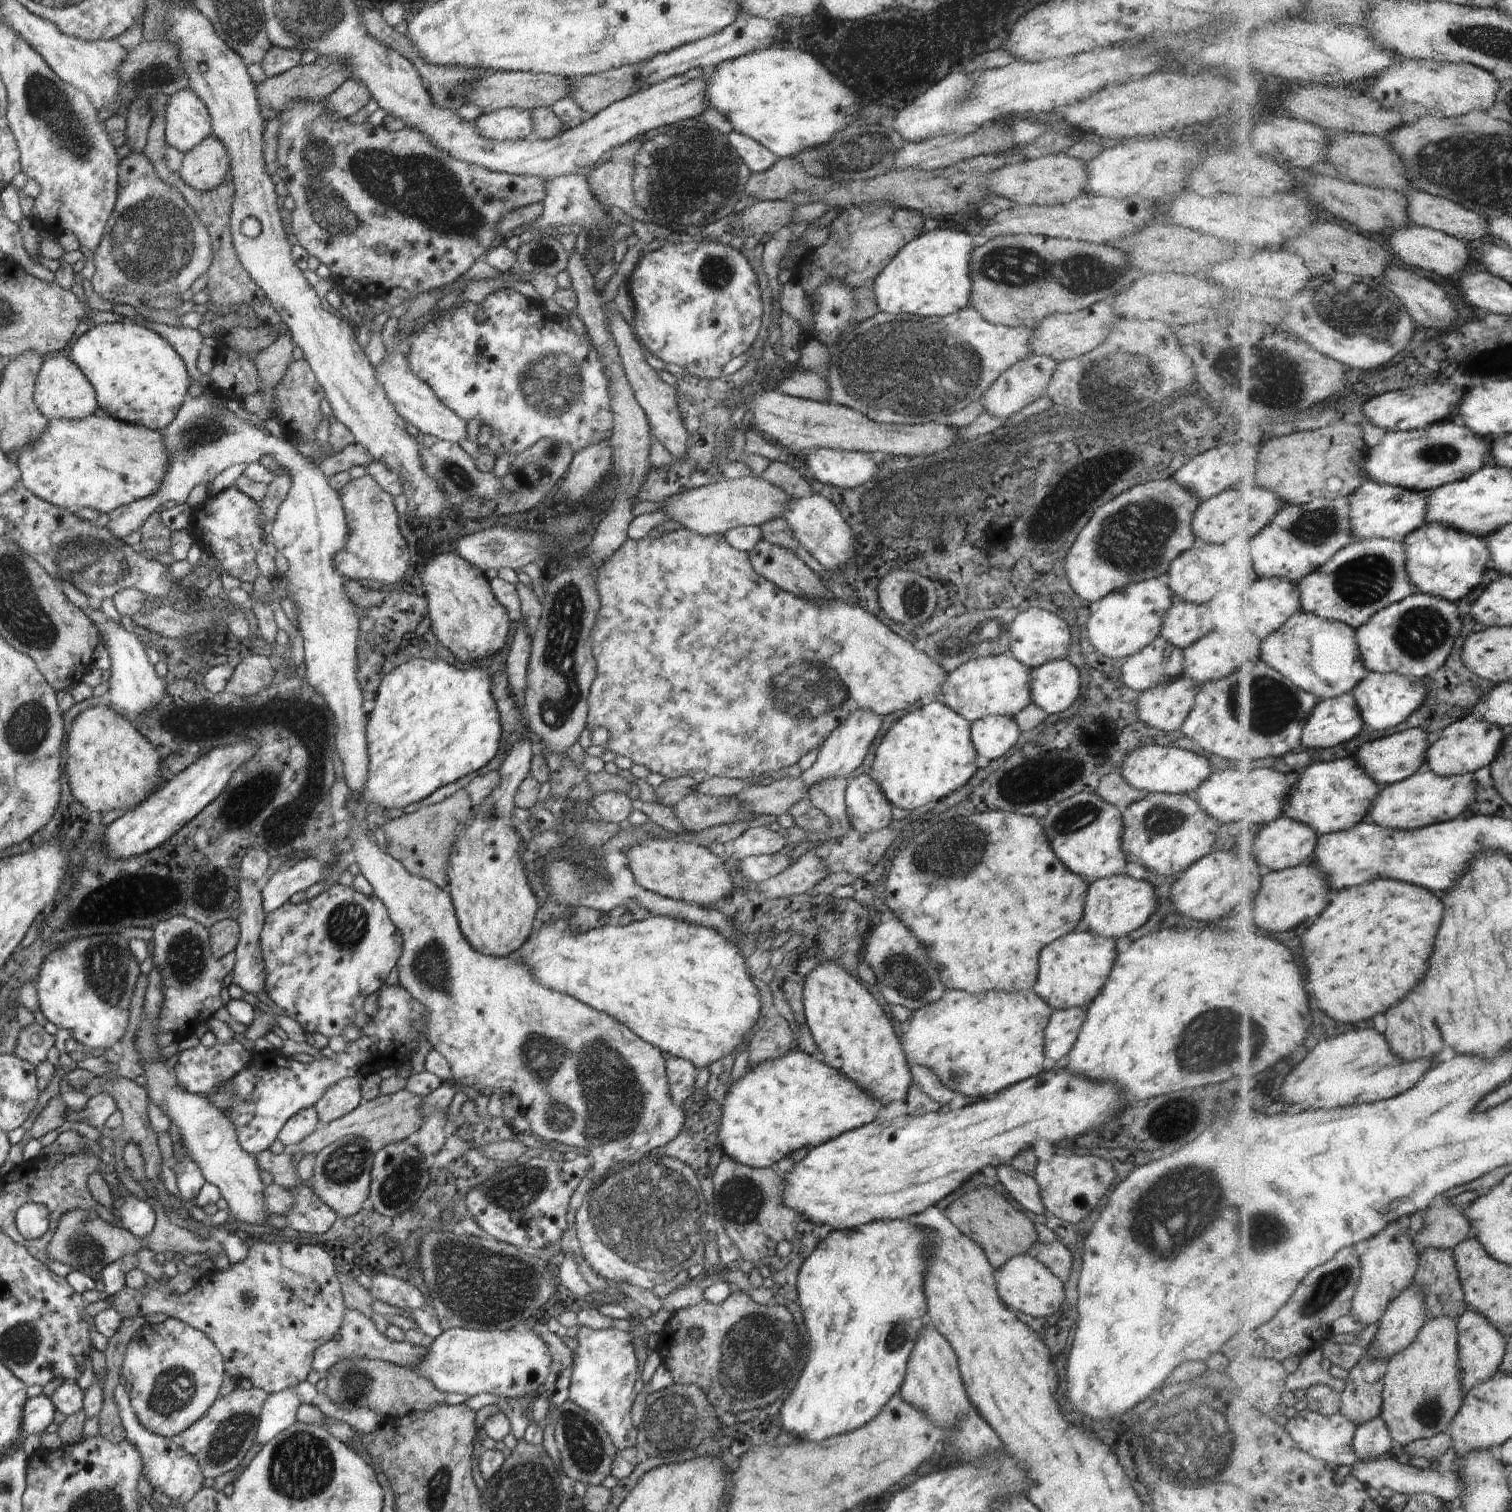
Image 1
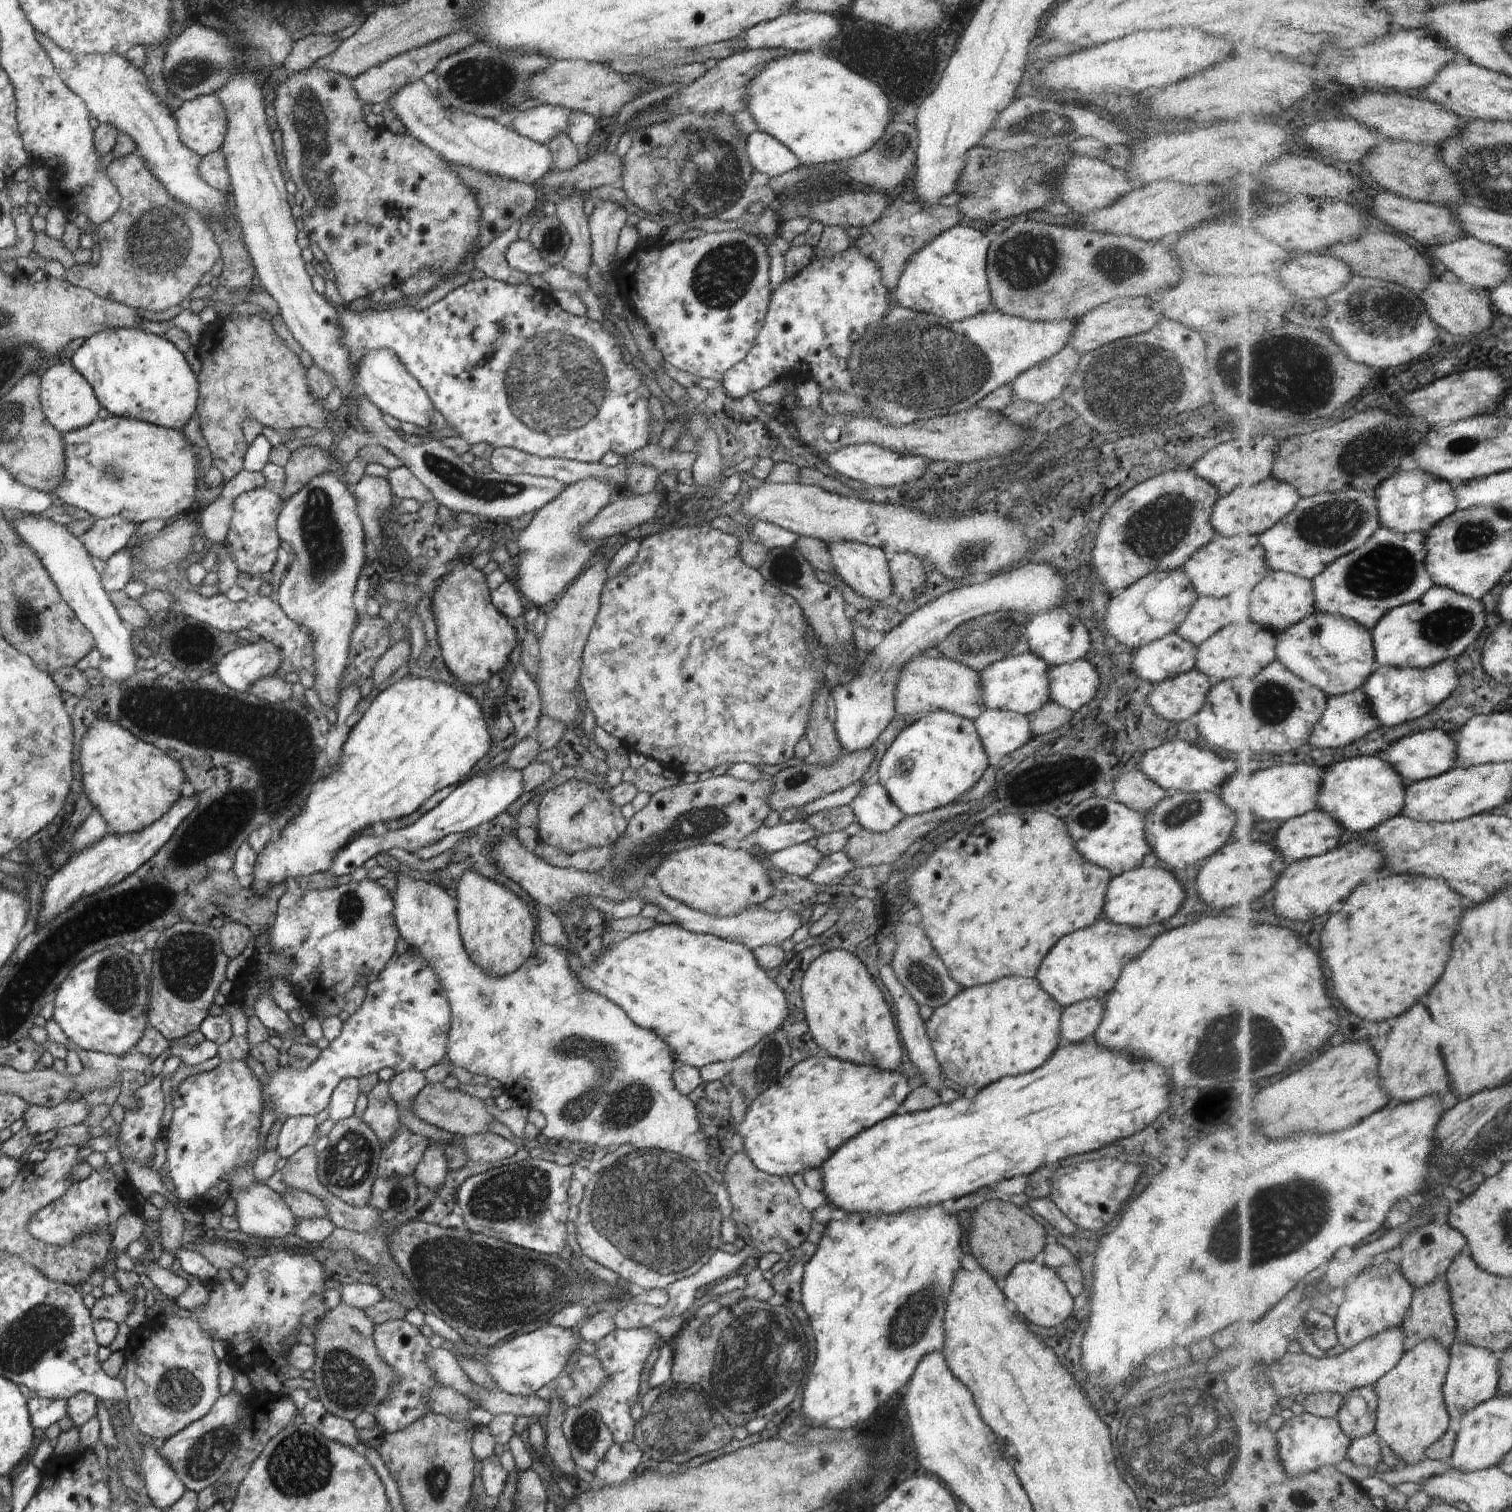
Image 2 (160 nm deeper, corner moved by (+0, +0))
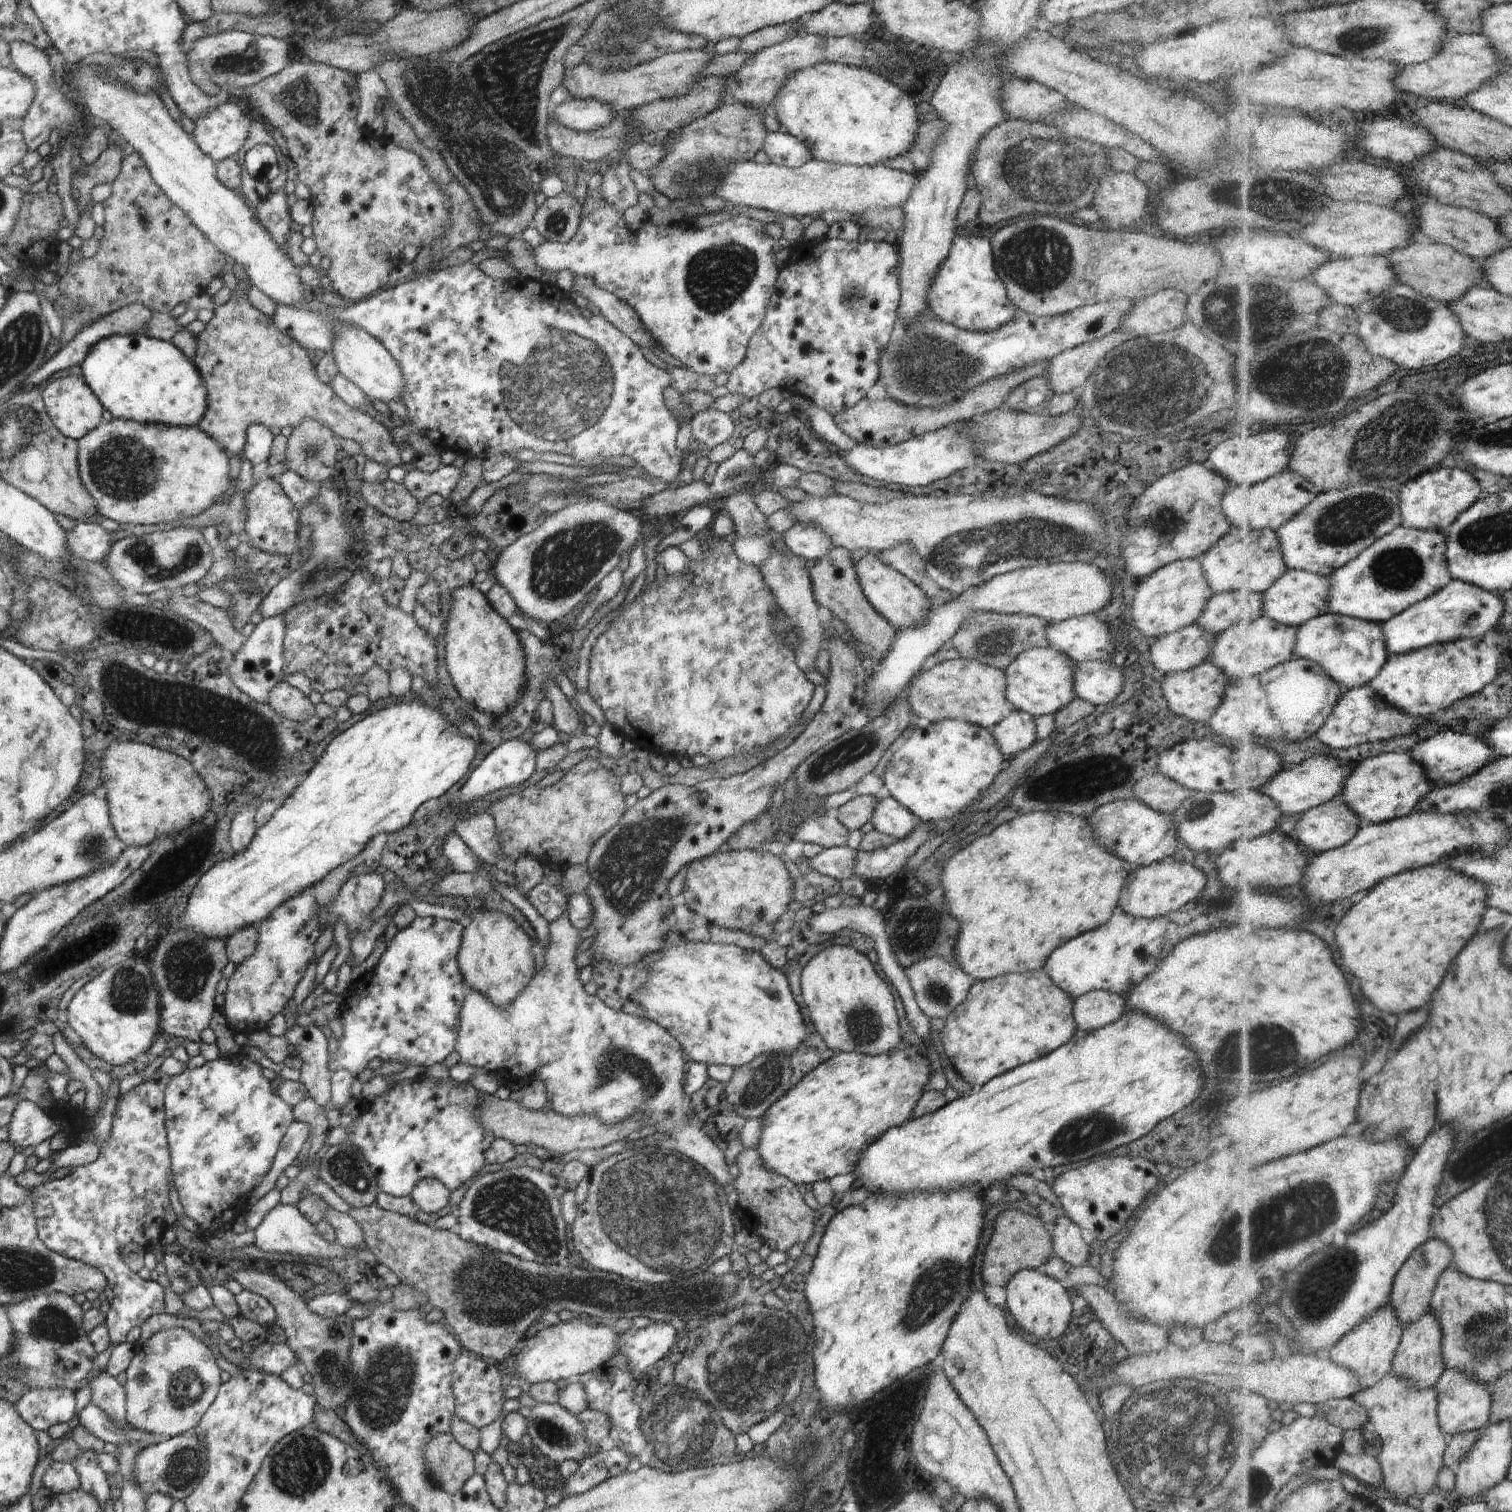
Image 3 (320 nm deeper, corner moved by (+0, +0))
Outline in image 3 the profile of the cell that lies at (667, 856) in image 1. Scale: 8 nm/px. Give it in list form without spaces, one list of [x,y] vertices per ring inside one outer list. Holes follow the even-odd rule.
[[[748,850],[718,851],[712,856],[697,859],[693,867],[688,867],[686,880],[682,889],[682,896],[685,906],[695,915],[704,921],[711,921],[718,927],[728,928],[730,930],[746,930],[748,926],[754,924],[767,923],[773,926],[778,918],[786,912],[789,904],[793,900],[795,893],[795,884],[784,861],[770,851]]]

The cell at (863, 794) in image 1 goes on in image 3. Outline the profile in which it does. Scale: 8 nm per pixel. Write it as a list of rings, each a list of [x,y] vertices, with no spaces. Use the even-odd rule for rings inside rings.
[[[887,793],[879,796],[871,822],[876,831],[897,841],[904,840],[920,824],[915,814]]]

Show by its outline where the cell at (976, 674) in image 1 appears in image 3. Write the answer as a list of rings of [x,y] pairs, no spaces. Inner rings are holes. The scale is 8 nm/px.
[[[1034,647],[1021,652],[1003,670],[1007,699],[1016,710],[1030,713],[1033,717],[1054,714],[1077,698],[1073,685],[1076,665],[1076,661],[1054,647]]]

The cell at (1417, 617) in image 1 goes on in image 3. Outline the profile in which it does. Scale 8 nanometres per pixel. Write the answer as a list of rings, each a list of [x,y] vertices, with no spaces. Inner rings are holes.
[[[1454,580],[1440,592],[1381,625],[1385,628],[1389,654],[1398,656],[1420,652],[1422,648],[1432,648],[1434,644],[1452,644],[1458,640],[1482,640],[1497,628],[1504,614],[1506,602],[1498,594],[1463,580]]]

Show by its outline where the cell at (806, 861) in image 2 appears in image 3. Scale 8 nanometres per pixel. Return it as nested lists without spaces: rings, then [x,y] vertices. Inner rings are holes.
[[[851,847],[824,849],[809,860],[809,865],[820,874],[847,881],[855,876],[855,862],[858,850]]]

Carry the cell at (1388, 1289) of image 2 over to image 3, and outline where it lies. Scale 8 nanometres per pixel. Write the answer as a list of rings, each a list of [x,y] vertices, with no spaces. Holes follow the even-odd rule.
[[[1391,1305],[1382,1308],[1382,1311],[1374,1312],[1370,1320],[1366,1320],[1362,1326],[1350,1332],[1344,1340],[1340,1340],[1331,1351],[1330,1359],[1338,1364],[1346,1364],[1348,1368],[1354,1368],[1360,1372],[1364,1384],[1362,1388],[1367,1390],[1374,1384],[1378,1384],[1384,1376],[1389,1376],[1393,1372],[1394,1360],[1396,1359],[1398,1348],[1401,1347],[1402,1338],[1405,1336],[1405,1326],[1402,1324],[1402,1316],[1398,1316],[1398,1310]]]

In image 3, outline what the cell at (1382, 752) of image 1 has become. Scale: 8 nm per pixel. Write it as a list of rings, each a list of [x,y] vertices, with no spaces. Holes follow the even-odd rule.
[[[1440,732],[1428,739],[1420,740],[1416,748],[1410,752],[1426,769],[1426,776],[1439,786],[1454,786],[1466,778],[1476,776],[1482,768],[1489,767],[1499,758],[1498,753],[1487,739],[1468,736],[1466,732]],[[1422,742],[1422,744],[1420,744]]]

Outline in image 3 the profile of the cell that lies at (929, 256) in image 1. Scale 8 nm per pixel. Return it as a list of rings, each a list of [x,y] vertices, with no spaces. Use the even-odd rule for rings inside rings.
[[[956,234],[928,293],[930,312],[945,323],[959,329],[988,332],[999,329],[1015,319],[1018,308],[1008,298],[1004,283],[994,270],[991,242],[984,237],[964,237]]]

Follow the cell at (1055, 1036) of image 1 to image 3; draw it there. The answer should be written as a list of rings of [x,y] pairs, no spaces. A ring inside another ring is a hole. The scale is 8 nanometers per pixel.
[[[1090,991],[1073,999],[1072,1018],[1078,1031],[1090,1032],[1104,1028],[1120,1019],[1124,996],[1108,991]]]

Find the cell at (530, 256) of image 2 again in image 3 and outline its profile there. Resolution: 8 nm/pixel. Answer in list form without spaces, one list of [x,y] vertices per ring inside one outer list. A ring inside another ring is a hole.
[[[598,190],[588,191],[586,196],[581,206],[580,226],[572,240],[564,244],[544,242],[532,248],[534,262],[542,274],[558,275],[566,269],[594,280],[596,286],[628,304],[654,342],[684,364],[684,369],[714,377],[736,368],[744,360],[748,343],[764,320],[780,271],[775,260],[776,242],[766,233],[763,223],[743,214],[698,230],[688,223],[656,225],[646,221],[632,234],[620,212],[604,202]]]

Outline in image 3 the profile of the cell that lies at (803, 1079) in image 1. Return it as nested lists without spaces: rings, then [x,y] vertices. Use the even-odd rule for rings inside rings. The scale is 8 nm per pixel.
[[[902,1049],[880,1055],[862,1055],[837,1052],[827,1062],[818,1064],[796,1086],[780,1096],[762,1116],[758,1156],[766,1168],[795,1183],[815,1184],[835,1176],[850,1174],[862,1152],[888,1128],[894,1128],[911,1119],[916,1102],[927,1091],[930,1080],[930,1060],[924,1049]]]

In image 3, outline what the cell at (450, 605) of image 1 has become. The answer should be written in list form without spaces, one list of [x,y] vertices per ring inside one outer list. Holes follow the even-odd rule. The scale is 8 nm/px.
[[[475,585],[462,586],[452,592],[451,608],[446,620],[446,667],[448,673],[460,692],[460,696],[474,704],[476,710],[488,716],[501,716],[506,714],[522,696],[522,686],[526,683],[526,670],[524,670],[524,652],[517,631],[502,618],[489,604],[485,594],[482,594]]]

